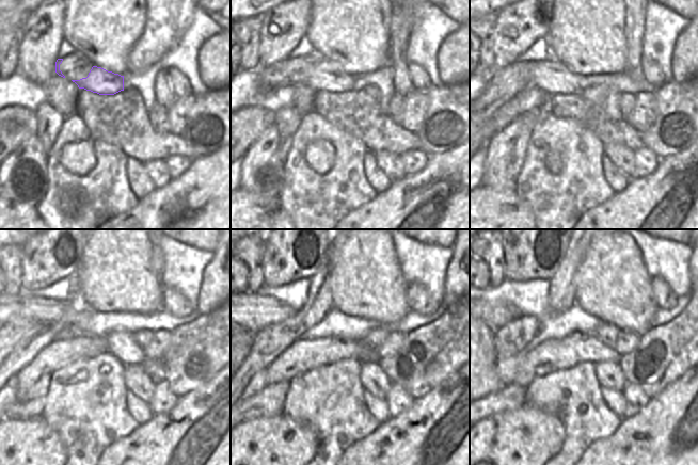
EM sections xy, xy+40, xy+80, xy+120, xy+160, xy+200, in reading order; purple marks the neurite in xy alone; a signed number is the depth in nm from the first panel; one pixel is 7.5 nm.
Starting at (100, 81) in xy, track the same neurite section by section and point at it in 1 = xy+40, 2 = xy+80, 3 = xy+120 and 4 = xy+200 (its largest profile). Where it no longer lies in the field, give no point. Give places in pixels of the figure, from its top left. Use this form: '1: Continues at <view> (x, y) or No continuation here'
1: Continues at xy+40 (285, 73)
2: Continues at xy+80 (514, 78)
3: Continues at xy+120 (36, 314)
4: Continues at xy+200 (495, 316)

